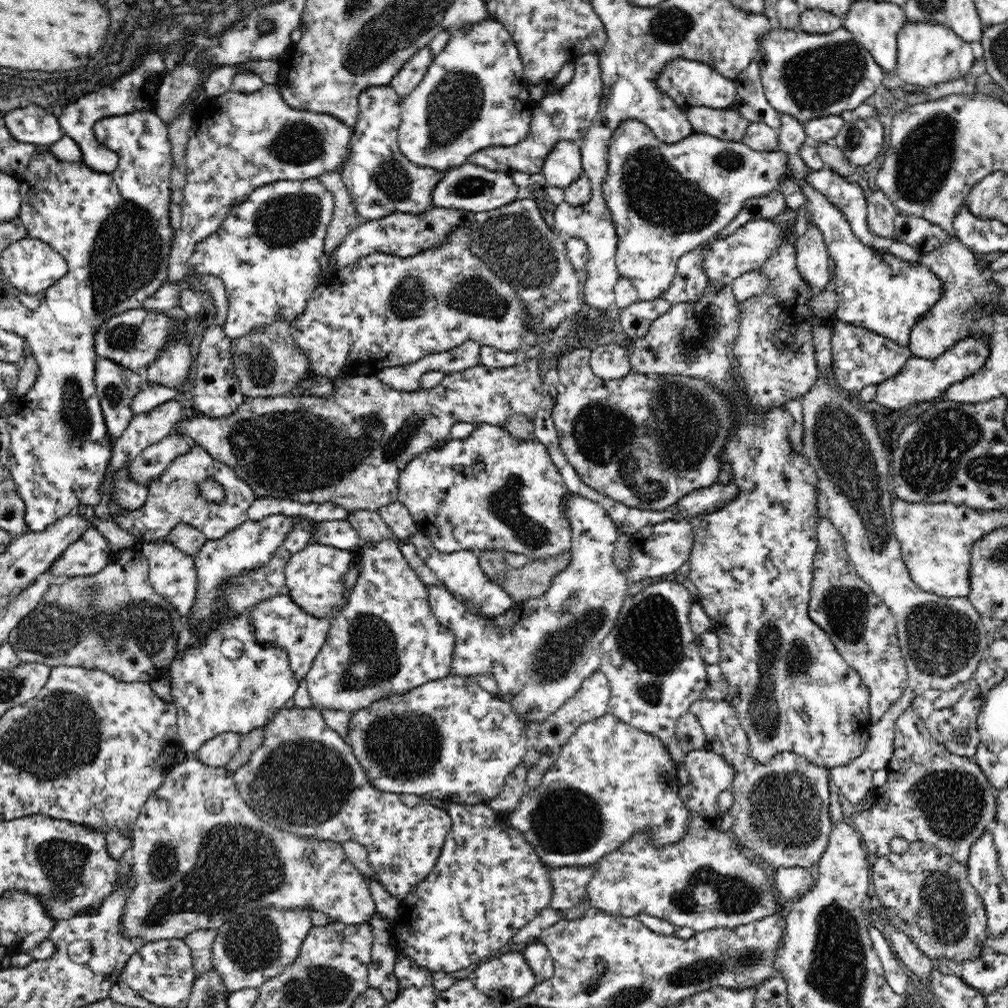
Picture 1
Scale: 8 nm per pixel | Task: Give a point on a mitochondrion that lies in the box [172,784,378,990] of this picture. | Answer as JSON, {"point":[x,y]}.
{"point":[251,944]}

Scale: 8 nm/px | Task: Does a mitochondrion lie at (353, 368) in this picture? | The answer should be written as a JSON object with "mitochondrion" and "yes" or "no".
{"mitochondrion":"no"}

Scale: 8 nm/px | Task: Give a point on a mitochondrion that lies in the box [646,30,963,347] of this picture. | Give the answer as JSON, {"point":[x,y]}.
{"point":[815,78]}

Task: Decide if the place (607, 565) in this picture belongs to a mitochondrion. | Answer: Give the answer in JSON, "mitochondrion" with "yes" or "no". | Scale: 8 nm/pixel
{"mitochondrion":"no"}

